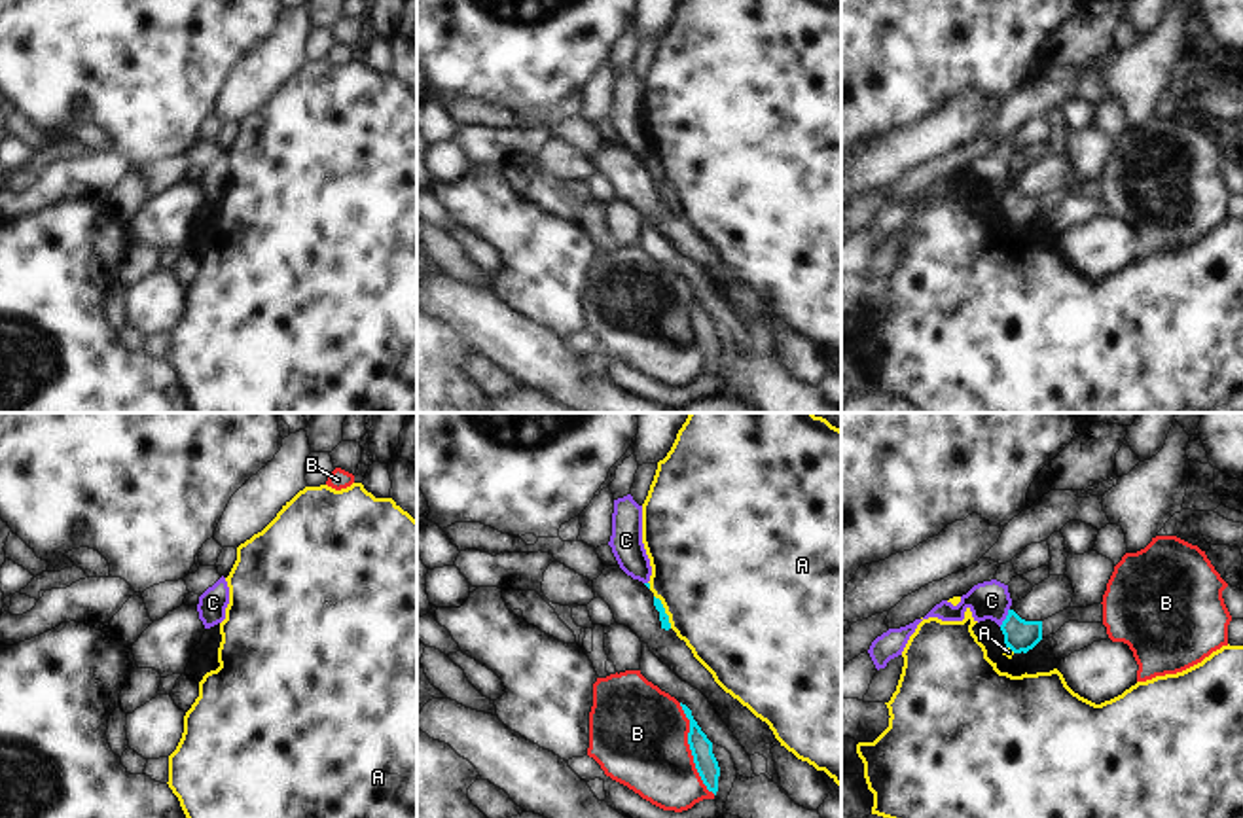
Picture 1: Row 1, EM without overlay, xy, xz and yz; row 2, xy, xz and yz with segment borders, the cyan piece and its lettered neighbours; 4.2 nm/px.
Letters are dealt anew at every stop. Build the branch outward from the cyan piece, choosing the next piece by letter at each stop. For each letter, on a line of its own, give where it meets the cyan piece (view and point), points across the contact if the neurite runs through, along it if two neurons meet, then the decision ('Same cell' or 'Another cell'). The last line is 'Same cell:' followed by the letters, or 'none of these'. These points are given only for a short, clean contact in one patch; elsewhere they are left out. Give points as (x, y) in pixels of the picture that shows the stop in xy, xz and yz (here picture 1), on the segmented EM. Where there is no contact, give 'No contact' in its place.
A: Touches cyan at xz (664, 612). Boundary: xz (654, 595), (671, 627). Another cell
B: Touches cyan at xz (690, 748). Another cell
C: Touches cyan at yz (1007, 618). Boundary: yz (1008, 608), (999, 625). Another cell
Same cell: none of these

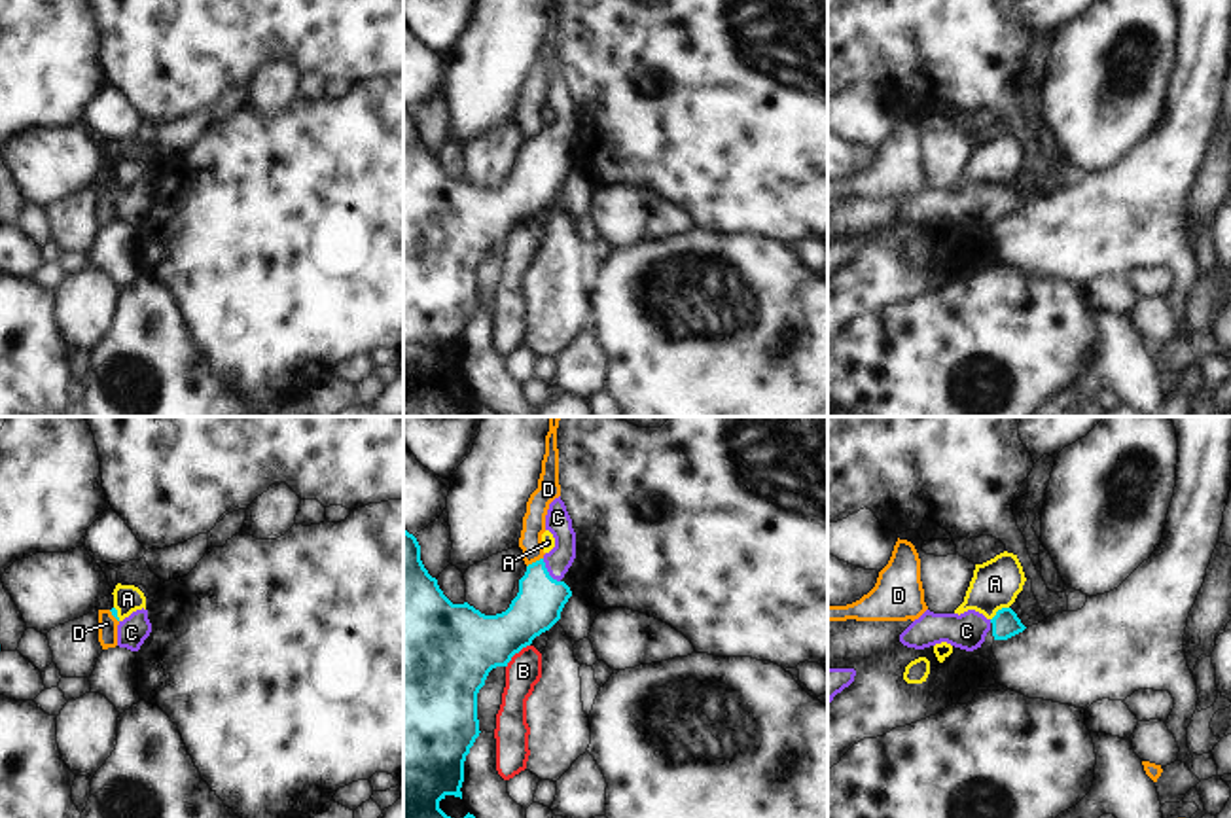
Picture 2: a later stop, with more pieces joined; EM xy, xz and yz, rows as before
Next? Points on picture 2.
A: Touches cyan at yz (999, 610). Boundary: yz (1008, 606), (1002, 606), (991, 620). Another cell
B: Touches cyan at xz (516, 652). Another cell
C: Touches cyan at xz (548, 572). Path across: xz (536, 608), (540, 584), (548, 572), (559, 559). Same cell
D: Touches cyan at xz (536, 561). Boundary: xz (542, 557), (527, 567). Another cell
Same cell: C

